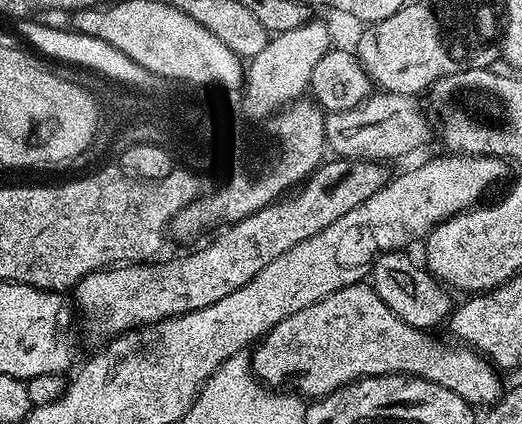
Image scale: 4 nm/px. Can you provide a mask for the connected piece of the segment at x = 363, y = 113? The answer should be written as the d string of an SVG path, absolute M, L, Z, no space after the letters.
M381 91L345 112L328 112L324 118L327 147L346 160L396 160L408 156L428 140L428 120L415 96Z

